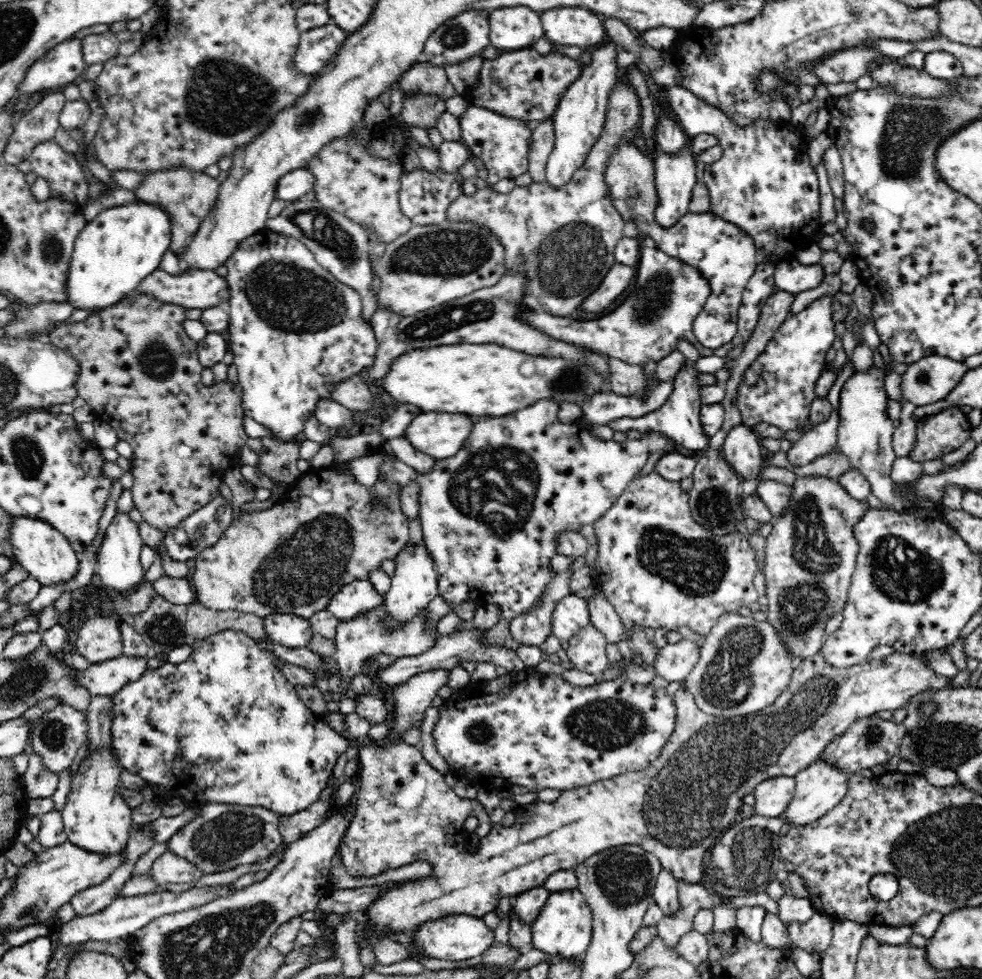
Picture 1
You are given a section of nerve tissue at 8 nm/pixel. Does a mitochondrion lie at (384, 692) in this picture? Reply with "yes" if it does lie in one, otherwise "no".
no

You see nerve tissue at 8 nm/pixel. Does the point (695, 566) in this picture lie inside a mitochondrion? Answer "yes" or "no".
yes

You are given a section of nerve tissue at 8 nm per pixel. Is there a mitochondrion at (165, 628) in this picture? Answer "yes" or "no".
yes

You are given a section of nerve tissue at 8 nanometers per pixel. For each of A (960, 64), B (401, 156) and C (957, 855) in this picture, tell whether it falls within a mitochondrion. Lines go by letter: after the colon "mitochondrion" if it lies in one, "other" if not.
A: other
B: other
C: mitochondrion

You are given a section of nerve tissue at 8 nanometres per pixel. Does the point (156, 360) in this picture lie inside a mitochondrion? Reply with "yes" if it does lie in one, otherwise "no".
yes

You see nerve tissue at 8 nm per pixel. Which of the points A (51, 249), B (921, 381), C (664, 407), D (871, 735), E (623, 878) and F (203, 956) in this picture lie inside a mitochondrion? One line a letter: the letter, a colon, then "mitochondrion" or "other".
A: mitochondrion
B: mitochondrion
C: other
D: mitochondrion
E: mitochondrion
F: mitochondrion

